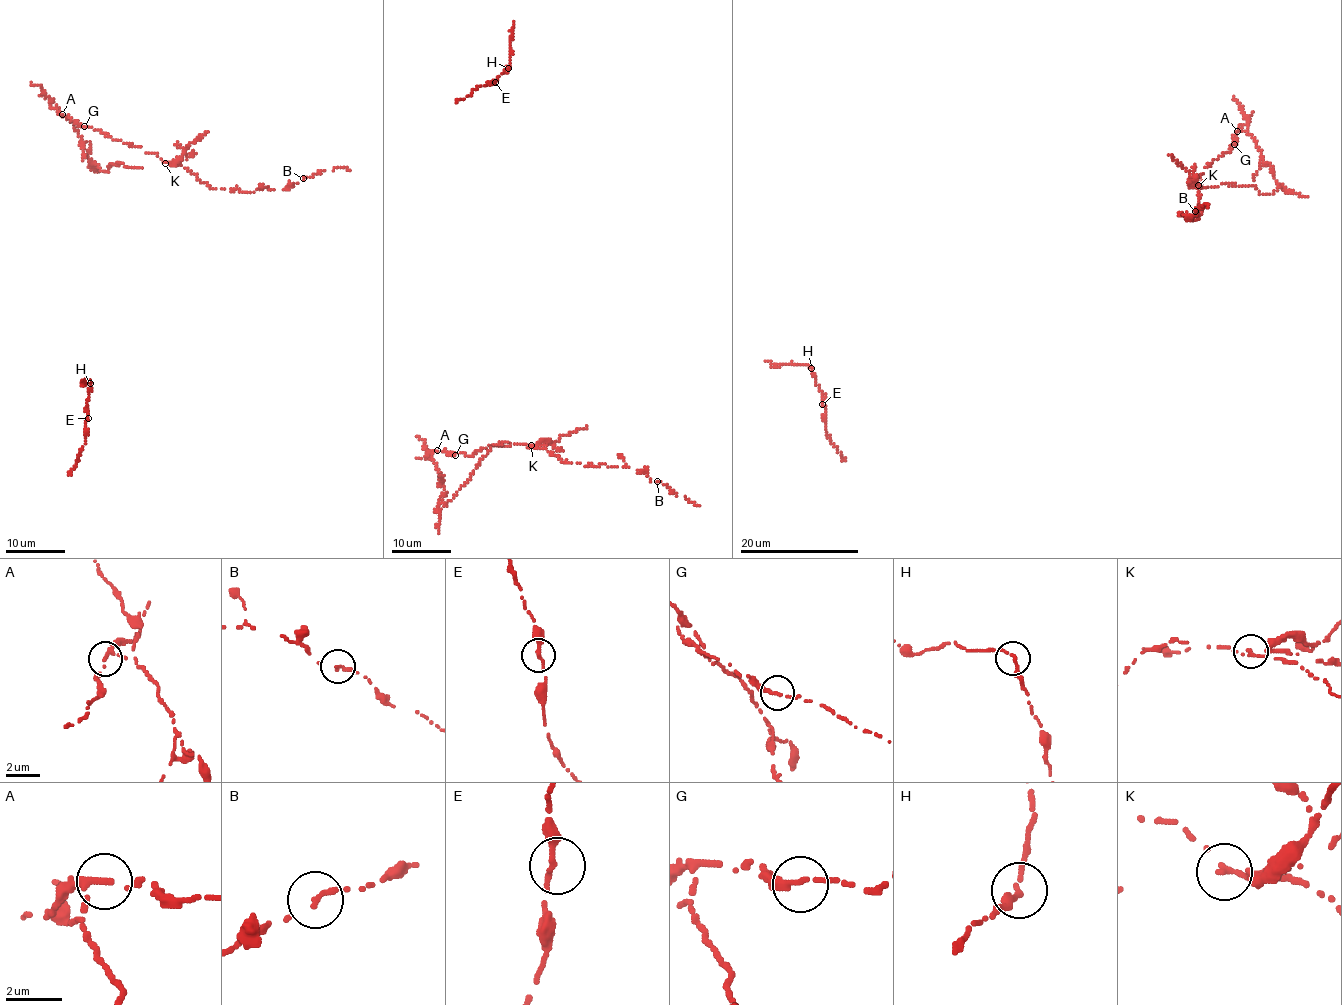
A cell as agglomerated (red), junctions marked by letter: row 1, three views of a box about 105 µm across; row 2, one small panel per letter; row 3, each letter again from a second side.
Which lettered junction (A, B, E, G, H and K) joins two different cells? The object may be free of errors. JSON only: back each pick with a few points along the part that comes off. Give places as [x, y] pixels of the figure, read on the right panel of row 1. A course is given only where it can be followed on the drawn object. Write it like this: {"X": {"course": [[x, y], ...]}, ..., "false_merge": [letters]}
{"false_merge": ["K"]}

